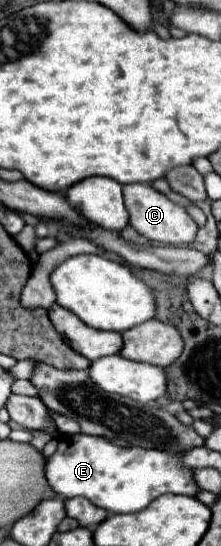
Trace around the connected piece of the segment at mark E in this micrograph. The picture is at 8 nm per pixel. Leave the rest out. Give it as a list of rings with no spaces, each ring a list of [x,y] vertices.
[[[61,436],[57,452],[47,460],[49,486],[65,496],[89,498],[93,504],[109,510],[111,514],[139,512],[161,494],[193,496],[199,488],[193,482],[193,472],[181,466],[179,454],[145,448],[123,448],[99,436]]]

